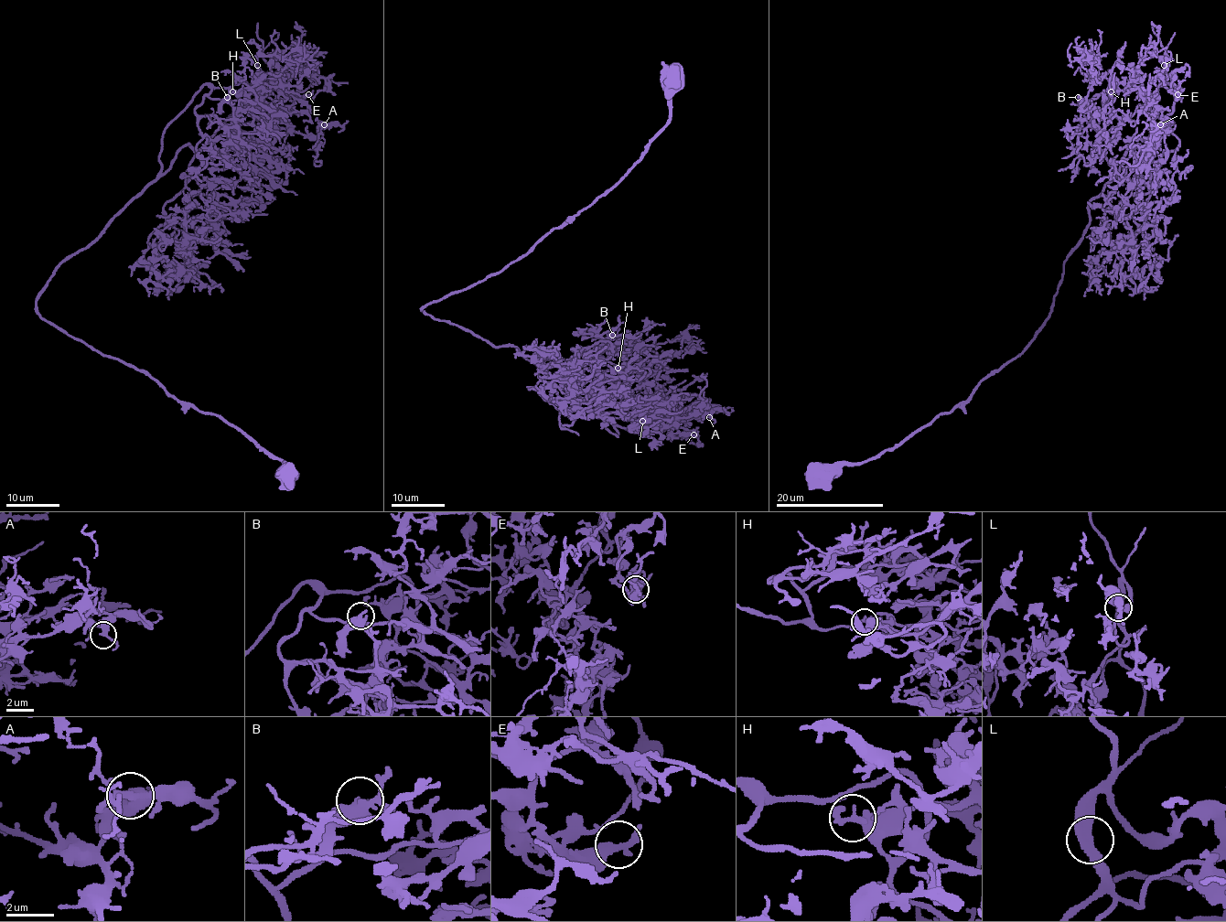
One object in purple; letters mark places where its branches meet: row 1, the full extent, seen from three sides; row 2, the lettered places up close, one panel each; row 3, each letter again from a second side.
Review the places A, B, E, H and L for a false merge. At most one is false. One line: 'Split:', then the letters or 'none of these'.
Split: L

